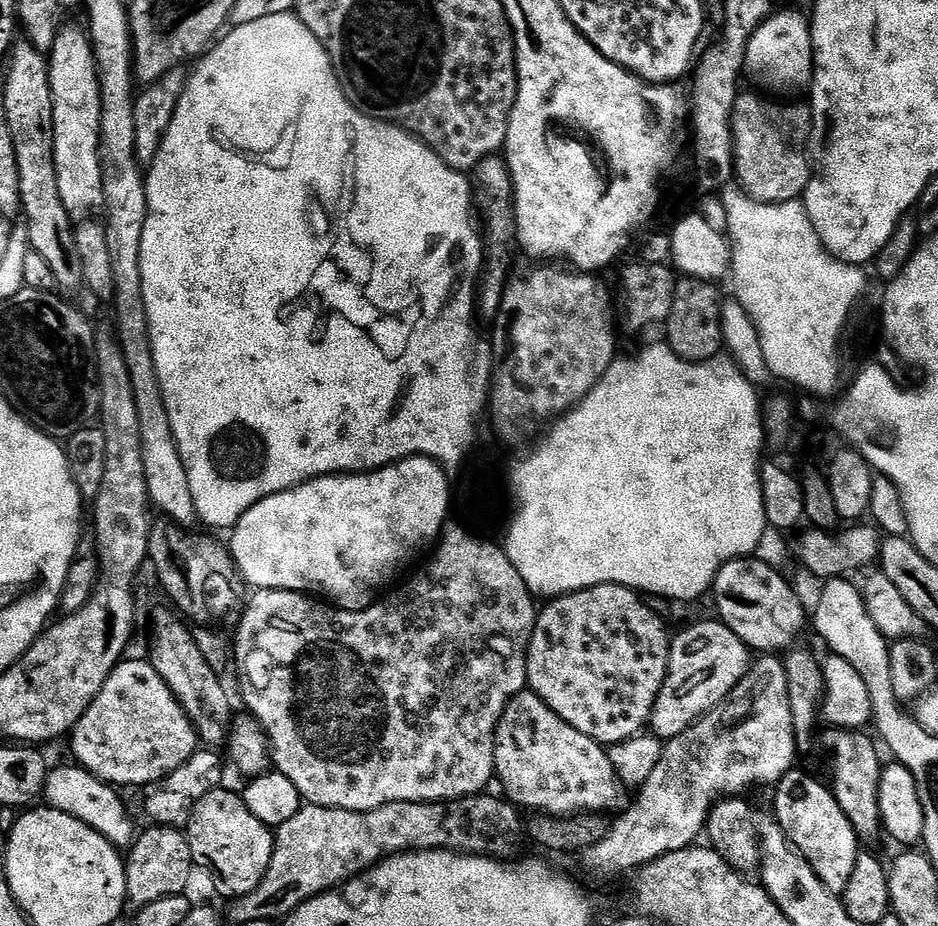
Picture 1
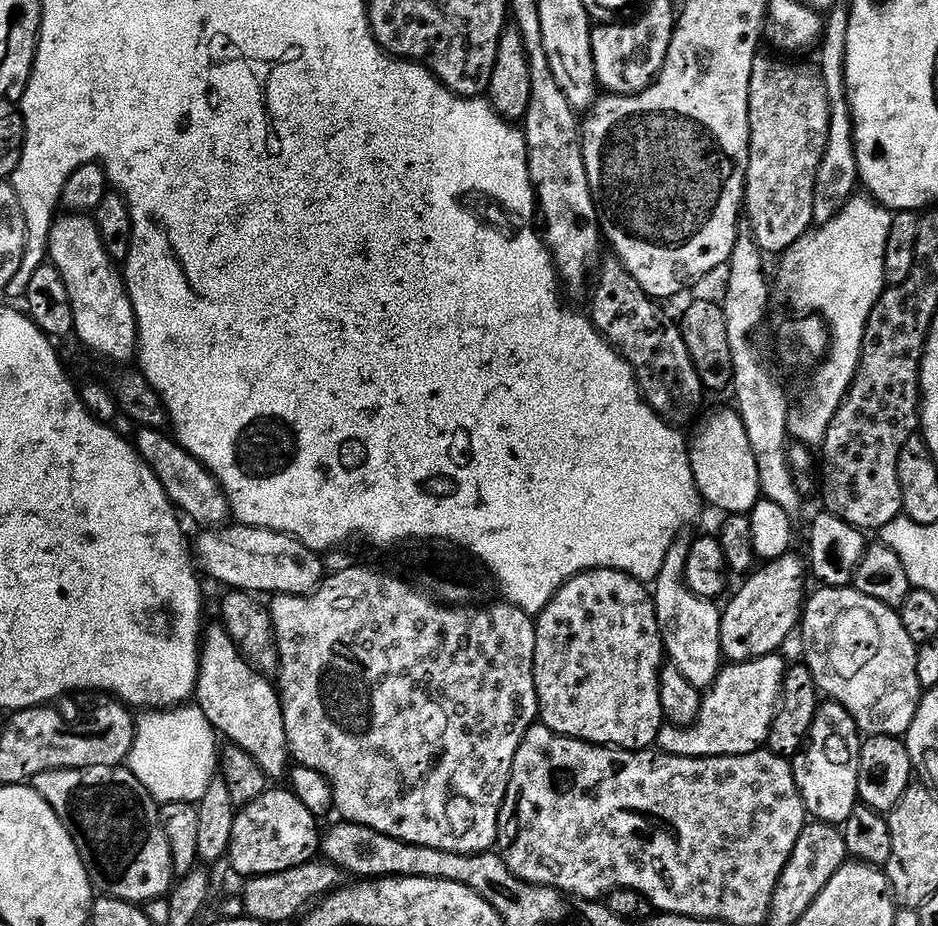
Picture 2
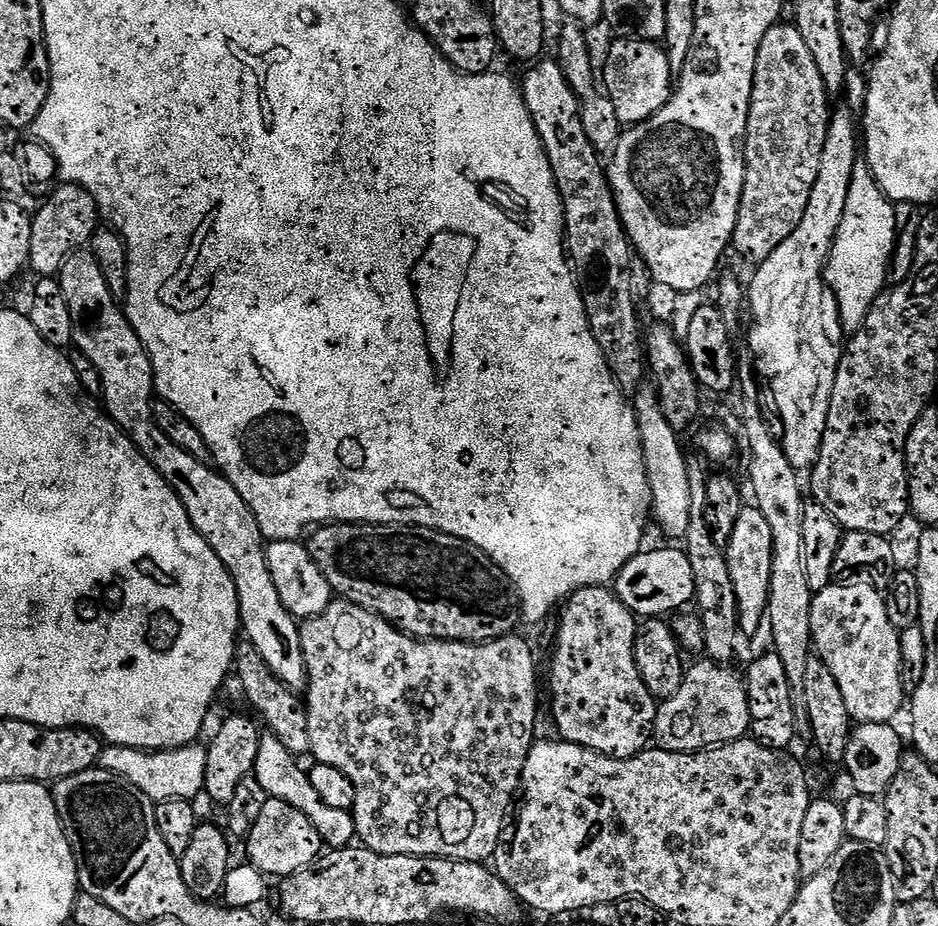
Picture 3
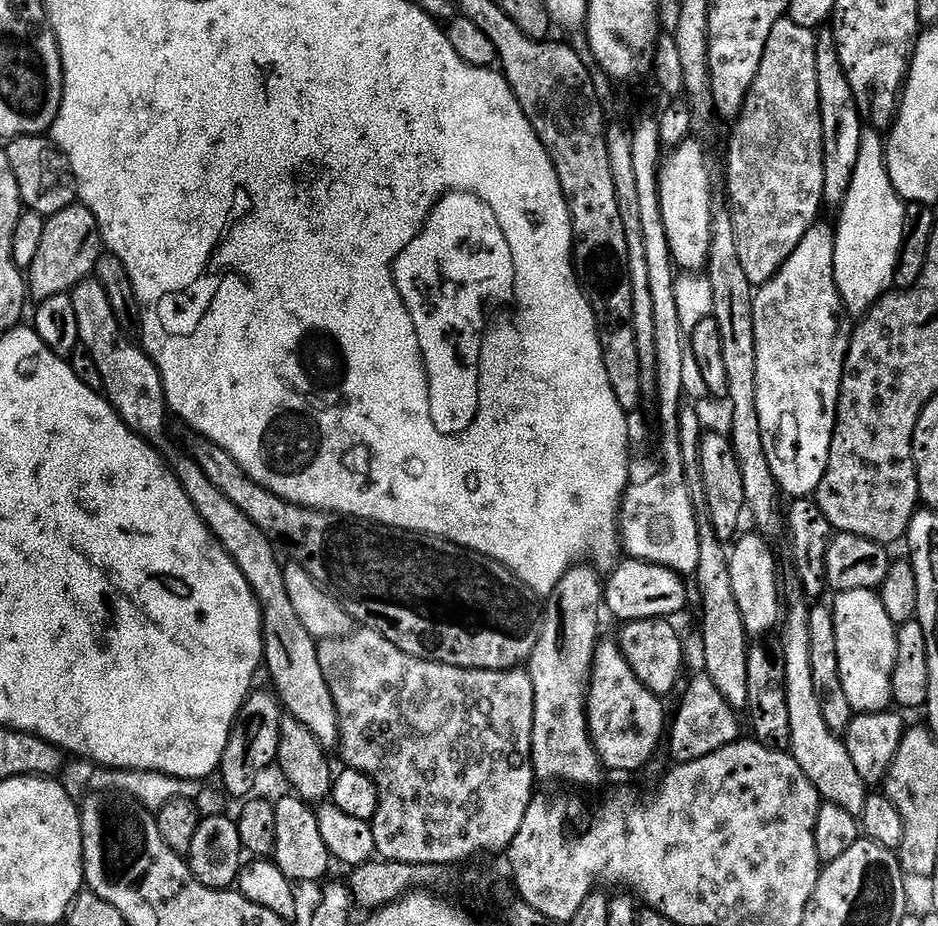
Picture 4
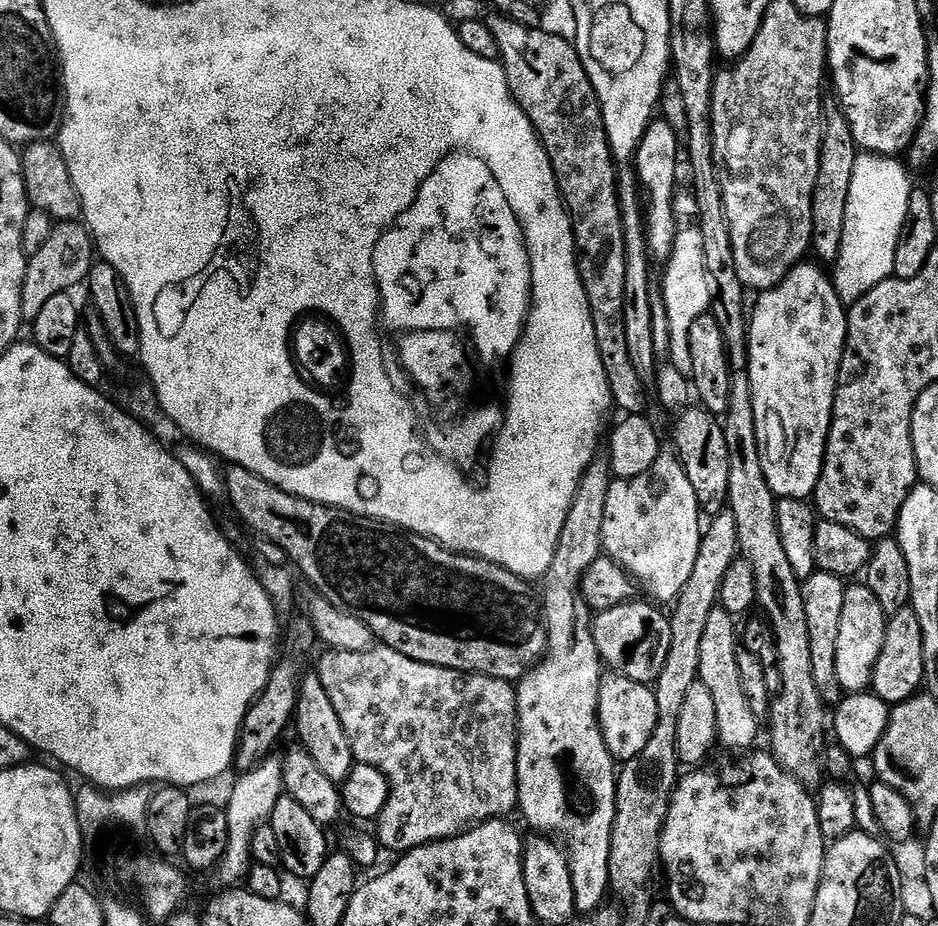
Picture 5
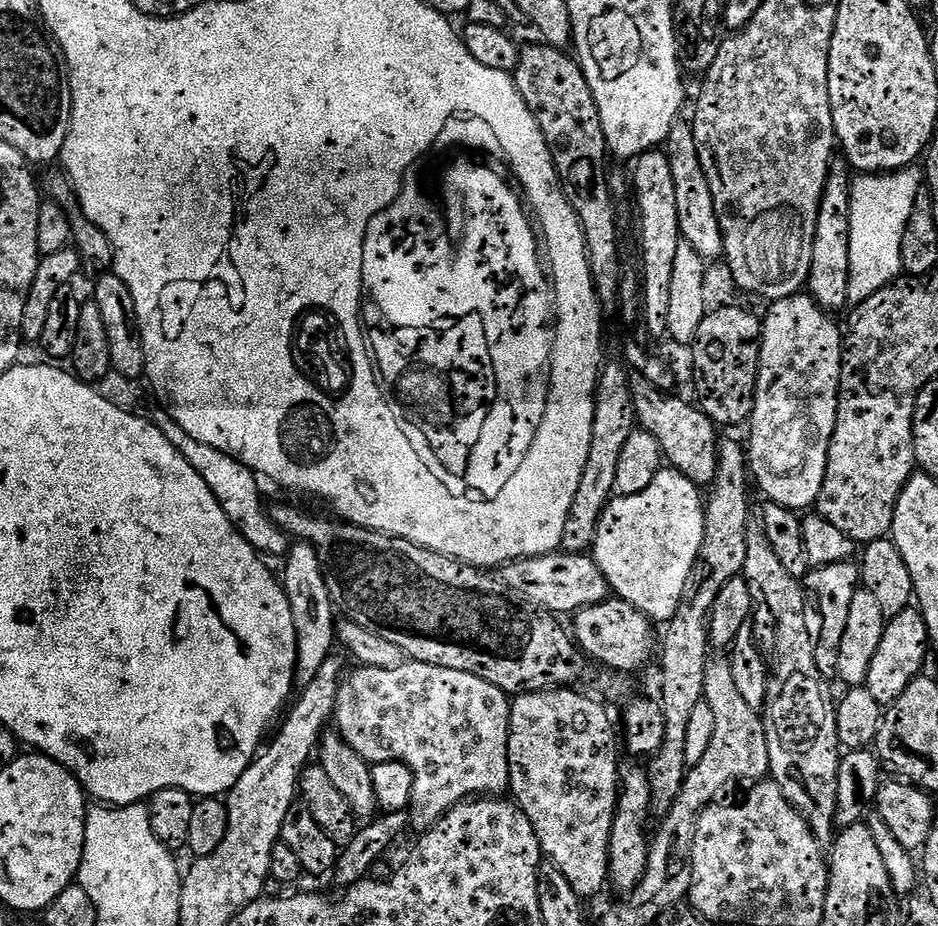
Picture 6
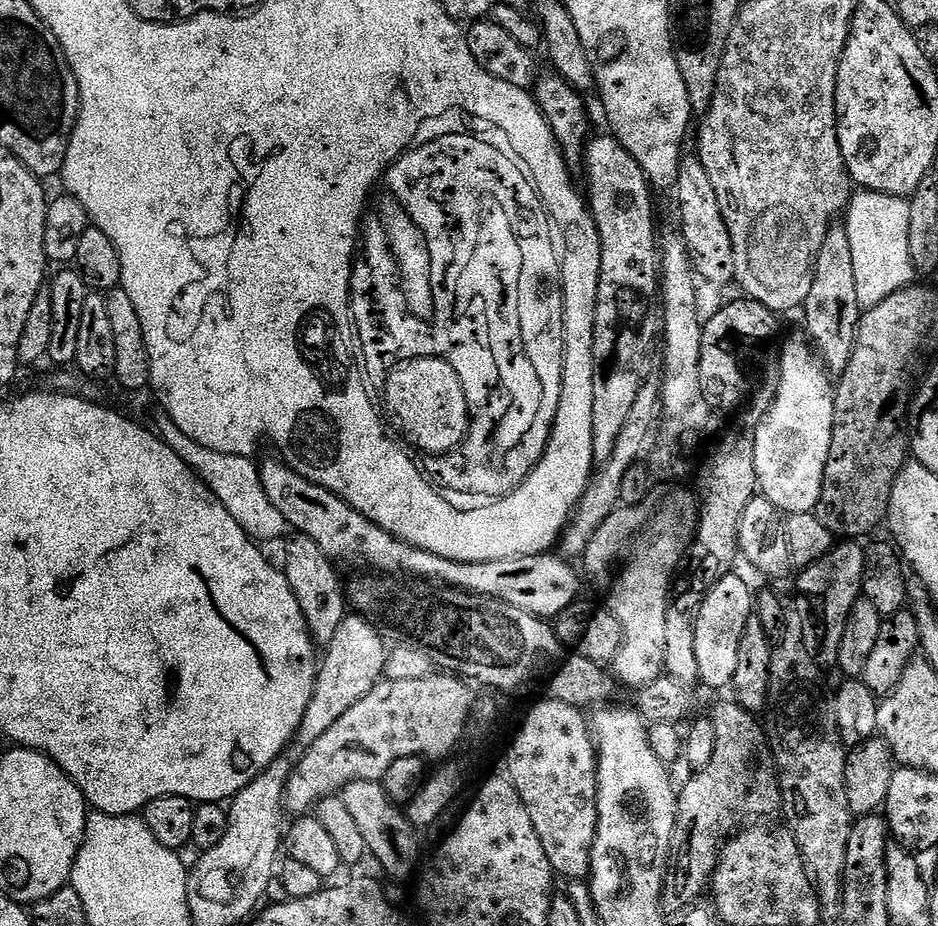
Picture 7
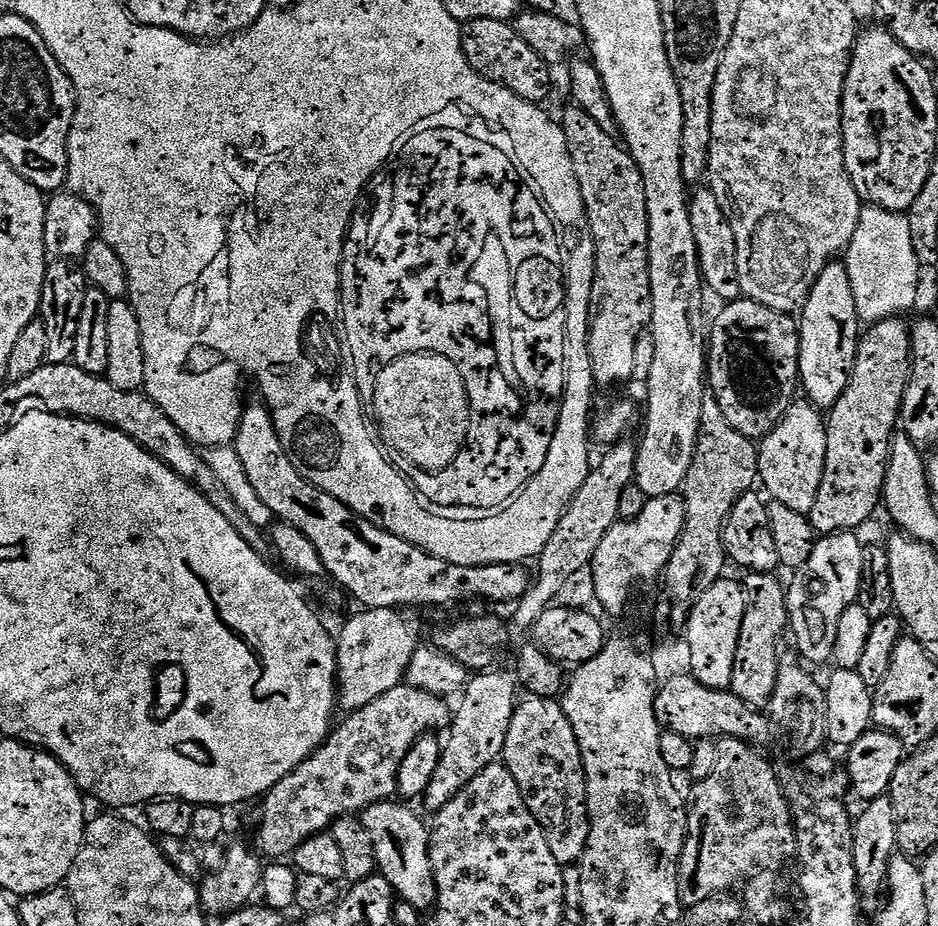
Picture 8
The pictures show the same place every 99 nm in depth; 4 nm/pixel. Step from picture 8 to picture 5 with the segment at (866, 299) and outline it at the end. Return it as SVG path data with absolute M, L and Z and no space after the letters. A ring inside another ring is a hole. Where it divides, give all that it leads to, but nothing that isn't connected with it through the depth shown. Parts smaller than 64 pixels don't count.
M875 154L857 155L854 178L850 178L850 198L846 204L846 226L840 257L834 261L836 293L849 301L872 292L895 270L895 256L909 223L914 183L899 159Z

